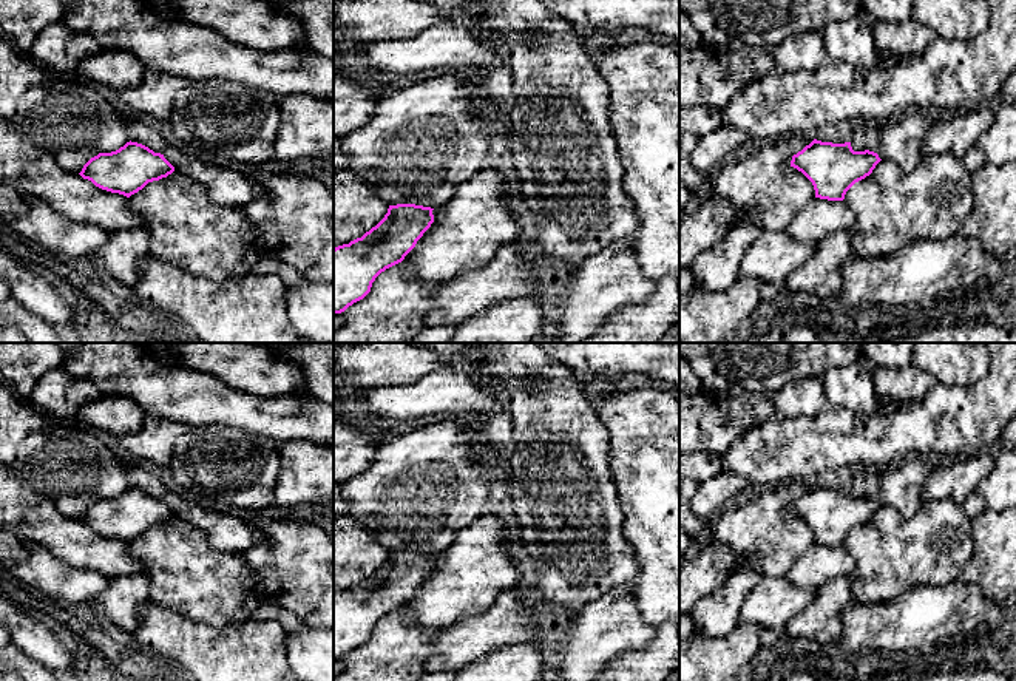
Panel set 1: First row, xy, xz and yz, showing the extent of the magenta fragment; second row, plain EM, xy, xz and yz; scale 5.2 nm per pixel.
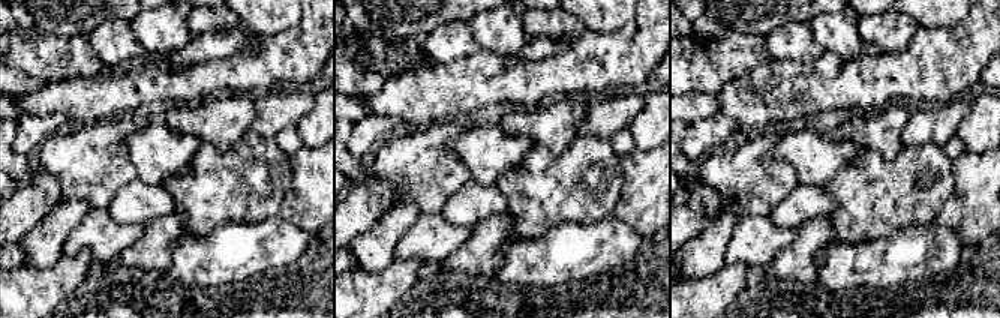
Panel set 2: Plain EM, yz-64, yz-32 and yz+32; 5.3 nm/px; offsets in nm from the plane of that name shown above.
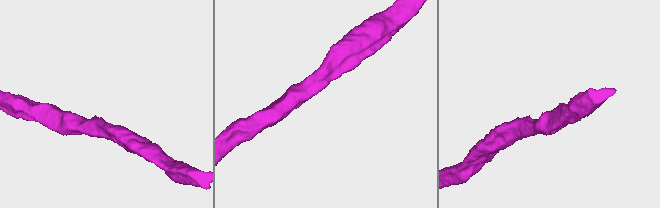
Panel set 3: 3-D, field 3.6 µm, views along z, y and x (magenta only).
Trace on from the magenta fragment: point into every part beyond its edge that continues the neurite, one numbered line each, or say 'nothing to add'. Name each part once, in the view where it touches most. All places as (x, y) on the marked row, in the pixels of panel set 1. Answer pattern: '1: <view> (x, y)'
nothing to add

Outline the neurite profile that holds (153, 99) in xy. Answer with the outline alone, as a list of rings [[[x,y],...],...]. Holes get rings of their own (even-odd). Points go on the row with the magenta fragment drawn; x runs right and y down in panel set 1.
[[[145,69],[142,82],[134,88],[125,88],[114,97],[137,117],[165,127],[171,116],[176,94],[188,86],[191,80],[165,74],[156,69]]]

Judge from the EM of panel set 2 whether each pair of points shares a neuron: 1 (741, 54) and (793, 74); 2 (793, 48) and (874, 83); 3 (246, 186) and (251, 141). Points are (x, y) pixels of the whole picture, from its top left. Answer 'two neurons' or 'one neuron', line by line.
1: two neurons
2: two neurons
3: one neuron

